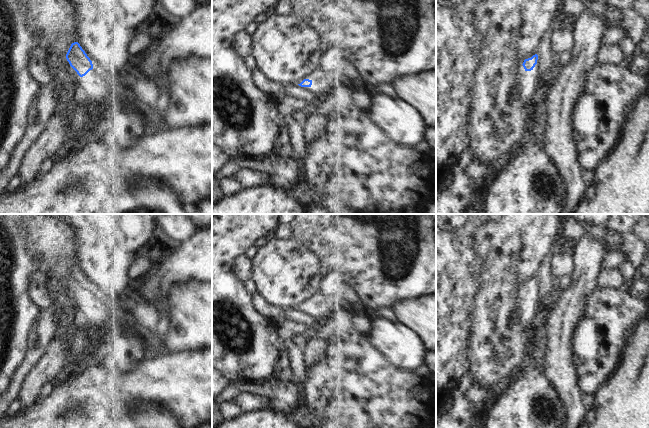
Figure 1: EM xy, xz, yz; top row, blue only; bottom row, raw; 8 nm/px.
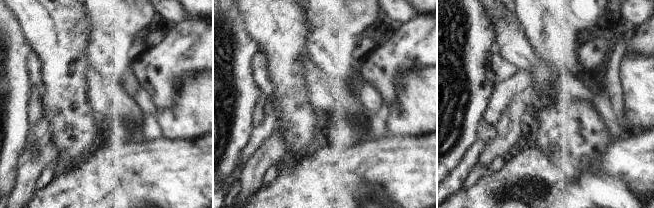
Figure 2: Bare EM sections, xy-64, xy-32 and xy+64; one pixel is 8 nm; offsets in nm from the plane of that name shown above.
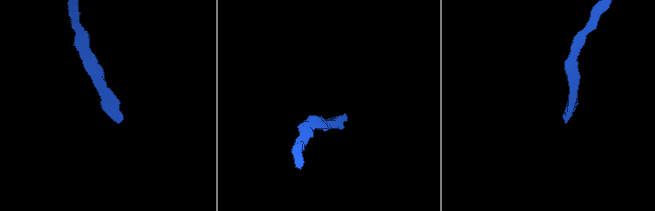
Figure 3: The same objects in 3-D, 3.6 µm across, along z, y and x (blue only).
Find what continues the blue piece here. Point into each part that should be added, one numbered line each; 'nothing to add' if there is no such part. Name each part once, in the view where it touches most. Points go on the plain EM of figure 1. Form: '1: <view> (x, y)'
1: xy (97, 311).

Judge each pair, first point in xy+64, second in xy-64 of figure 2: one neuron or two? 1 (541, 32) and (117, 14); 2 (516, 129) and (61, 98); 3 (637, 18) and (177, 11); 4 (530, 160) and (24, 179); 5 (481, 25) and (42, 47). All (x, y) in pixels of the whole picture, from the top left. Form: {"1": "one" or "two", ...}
{"1": "one", "2": "two", "3": "one", "4": "two", "5": "two"}

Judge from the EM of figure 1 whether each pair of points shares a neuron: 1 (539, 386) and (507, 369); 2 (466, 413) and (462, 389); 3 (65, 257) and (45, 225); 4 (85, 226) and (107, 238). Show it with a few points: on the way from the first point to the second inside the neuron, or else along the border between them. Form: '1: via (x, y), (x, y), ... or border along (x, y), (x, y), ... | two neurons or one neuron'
1: border along (528, 361), (500, 388) | two neurons
2: via (466, 407), (463, 395) | one neuron
3: via (57, 249), (45, 233) | one neuron
4: via (90, 232), (96, 238), (101, 238) | one neuron

